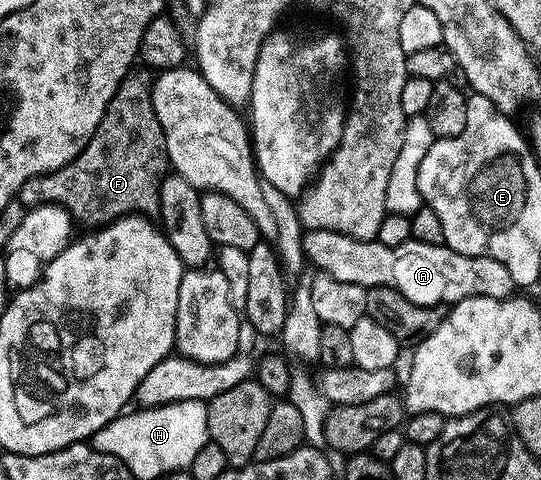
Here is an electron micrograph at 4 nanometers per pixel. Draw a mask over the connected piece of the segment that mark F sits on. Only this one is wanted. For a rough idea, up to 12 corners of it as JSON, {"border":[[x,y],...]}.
{"border":[[131,71],[64,176],[16,200],[100,227],[158,200],[165,140]]}

